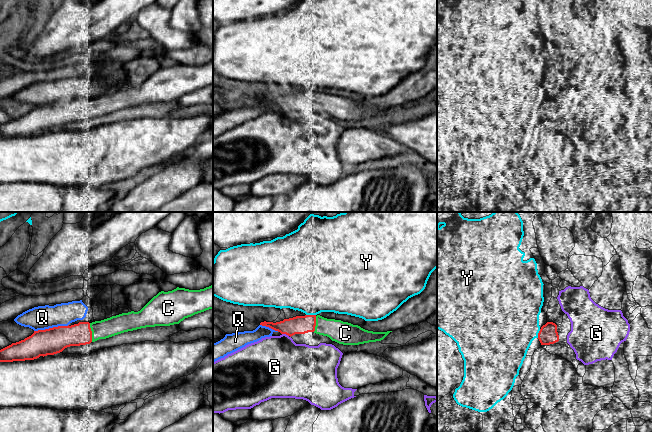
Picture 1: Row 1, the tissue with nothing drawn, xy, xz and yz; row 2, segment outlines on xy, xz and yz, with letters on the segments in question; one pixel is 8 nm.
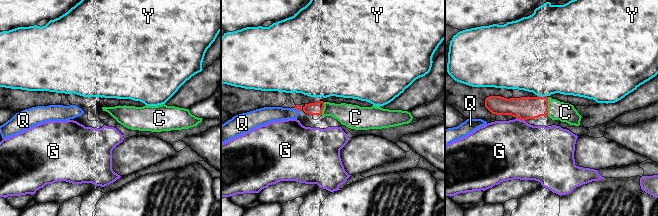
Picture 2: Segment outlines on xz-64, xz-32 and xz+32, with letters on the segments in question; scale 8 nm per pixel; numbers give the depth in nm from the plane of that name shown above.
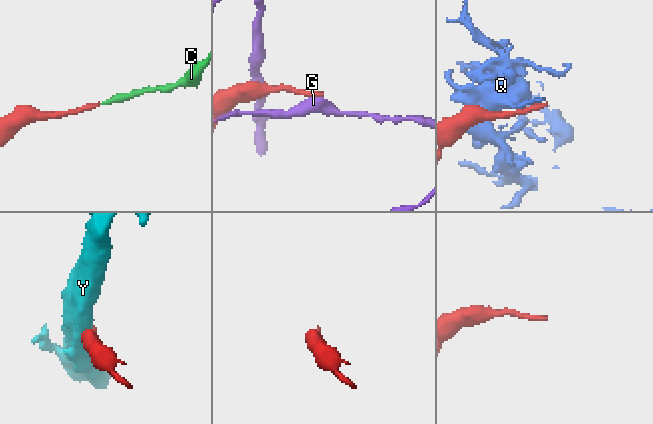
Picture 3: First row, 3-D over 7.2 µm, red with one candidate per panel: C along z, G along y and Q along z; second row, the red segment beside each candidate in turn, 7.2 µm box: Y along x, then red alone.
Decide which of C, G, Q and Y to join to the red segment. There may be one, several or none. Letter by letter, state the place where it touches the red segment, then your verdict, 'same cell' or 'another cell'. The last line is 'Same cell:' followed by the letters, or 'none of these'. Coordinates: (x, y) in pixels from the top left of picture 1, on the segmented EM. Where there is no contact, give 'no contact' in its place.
C: contact xy (91, 332); same cell
G: contact xz (285, 333); another cell
Q: contact xy (51, 328); another cell
Y: contact xz (311, 315); another cell
Same cell: C

